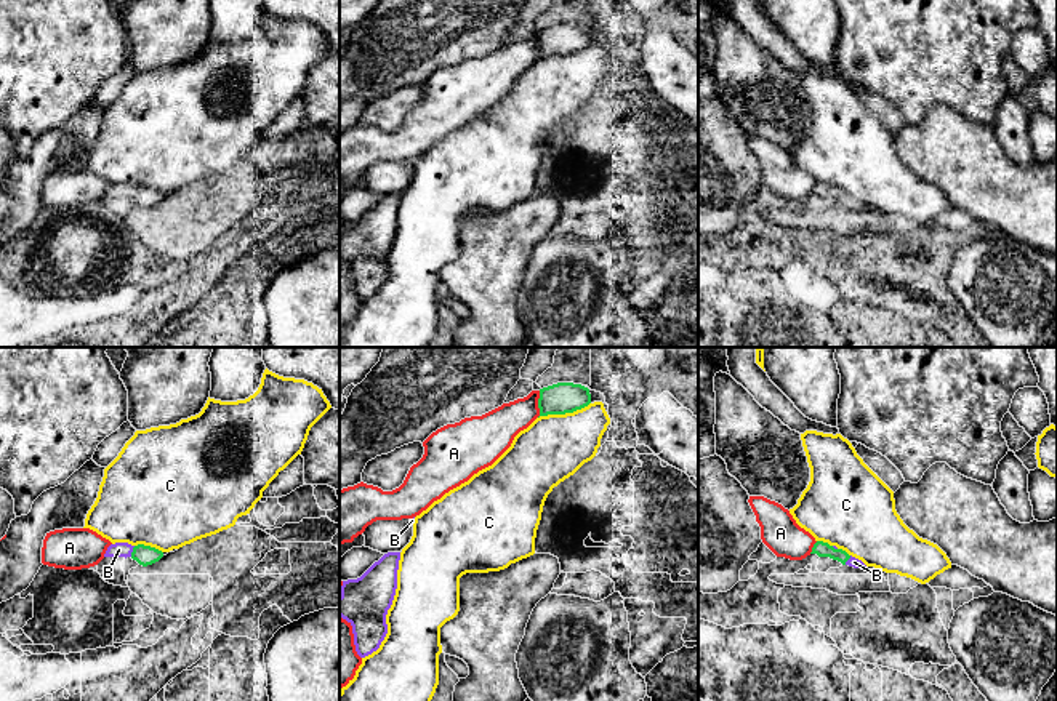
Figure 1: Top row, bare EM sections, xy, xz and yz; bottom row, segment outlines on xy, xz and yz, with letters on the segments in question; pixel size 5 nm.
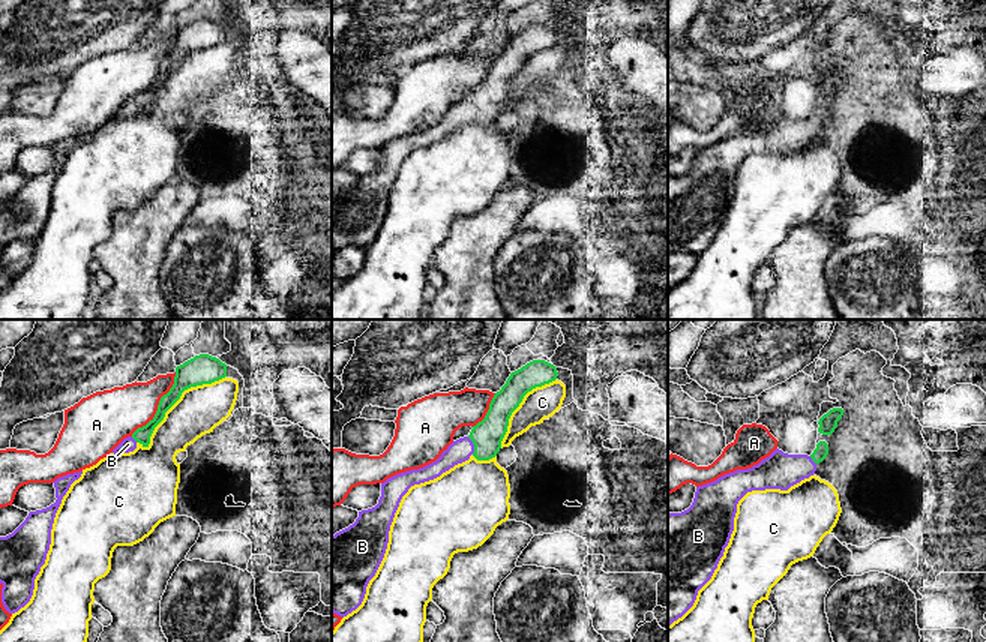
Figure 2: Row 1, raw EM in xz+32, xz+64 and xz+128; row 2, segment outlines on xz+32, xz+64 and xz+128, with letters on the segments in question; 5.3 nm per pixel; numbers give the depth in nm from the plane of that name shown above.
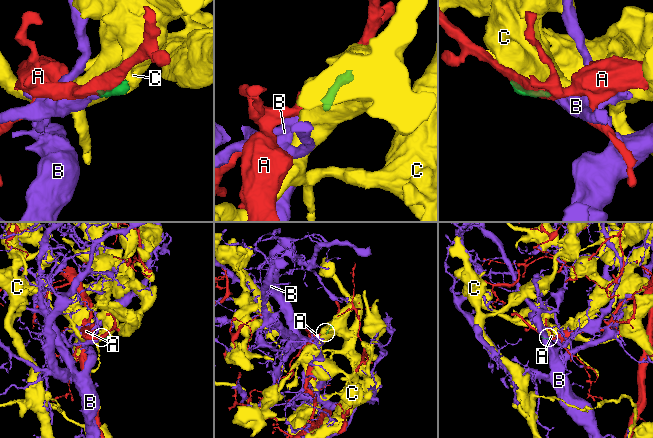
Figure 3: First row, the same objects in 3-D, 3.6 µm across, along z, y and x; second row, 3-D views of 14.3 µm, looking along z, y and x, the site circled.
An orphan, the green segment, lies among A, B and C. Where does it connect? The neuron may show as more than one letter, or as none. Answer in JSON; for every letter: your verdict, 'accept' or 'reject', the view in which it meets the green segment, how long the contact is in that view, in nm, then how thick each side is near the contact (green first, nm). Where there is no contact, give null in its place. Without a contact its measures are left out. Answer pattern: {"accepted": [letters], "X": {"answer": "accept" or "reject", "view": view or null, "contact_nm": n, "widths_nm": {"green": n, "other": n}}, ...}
{"accepted": ["B"], "A": {"answer": "reject", "view": "xz", "contact_nm": 140, "widths_nm": {"green": 160, "other": 190}}, "B": {"answer": "accept", "view": "xy", "contact_nm": 60, "widths_nm": {"green": 100, "other": 80}}, "C": {"answer": "reject", "view": "xz", "contact_nm": 280, "widths_nm": {"green": 160, "other": 320}}}

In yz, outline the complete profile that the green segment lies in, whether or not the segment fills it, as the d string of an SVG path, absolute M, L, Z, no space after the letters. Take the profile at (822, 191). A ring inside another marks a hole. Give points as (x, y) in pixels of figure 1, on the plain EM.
M817 182L812 189L810 195L817 195L818 198L830 198L833 202L841 203L842 206L849 206L854 210L866 208L862 202L849 197L846 192L838 190L836 187L830 187L828 184Z

